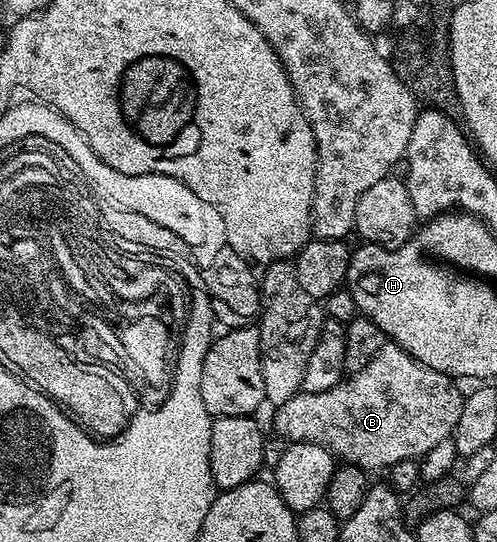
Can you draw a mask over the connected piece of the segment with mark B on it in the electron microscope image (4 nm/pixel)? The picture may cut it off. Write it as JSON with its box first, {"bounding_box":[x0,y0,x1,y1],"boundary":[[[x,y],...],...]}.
{"bounding_box":[272,342,465,470],"boundary":[[[387,342],[363,370],[352,373],[339,386],[323,390],[323,394],[300,391],[287,402],[276,405],[272,431],[285,442],[323,446],[338,461],[354,464],[356,468],[387,470],[395,462],[426,456],[431,446],[452,437],[465,401],[463,392],[453,384],[456,384],[454,377],[423,366],[423,362],[411,358],[399,345]]]}

